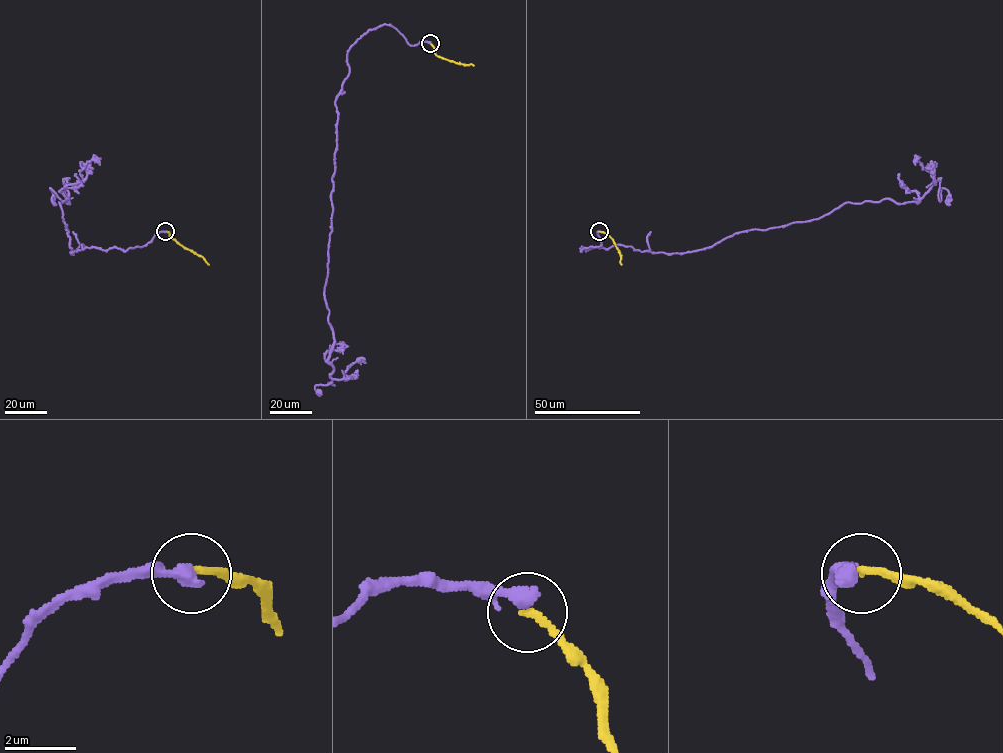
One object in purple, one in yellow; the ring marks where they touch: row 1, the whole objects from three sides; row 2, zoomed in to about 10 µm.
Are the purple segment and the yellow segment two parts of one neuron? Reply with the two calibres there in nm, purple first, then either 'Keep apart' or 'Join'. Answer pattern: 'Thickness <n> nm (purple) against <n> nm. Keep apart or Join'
Thickness 280 nm (purple) against 200 nm. Keep apart

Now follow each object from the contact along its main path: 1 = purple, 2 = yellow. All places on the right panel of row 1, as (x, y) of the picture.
1: (599, 231), (601, 244), (581, 250), (691, 252), (847, 202), (917, 202), (938, 178), (947, 204)
2: (599, 231), (612, 239), (620, 255), (621, 264)

